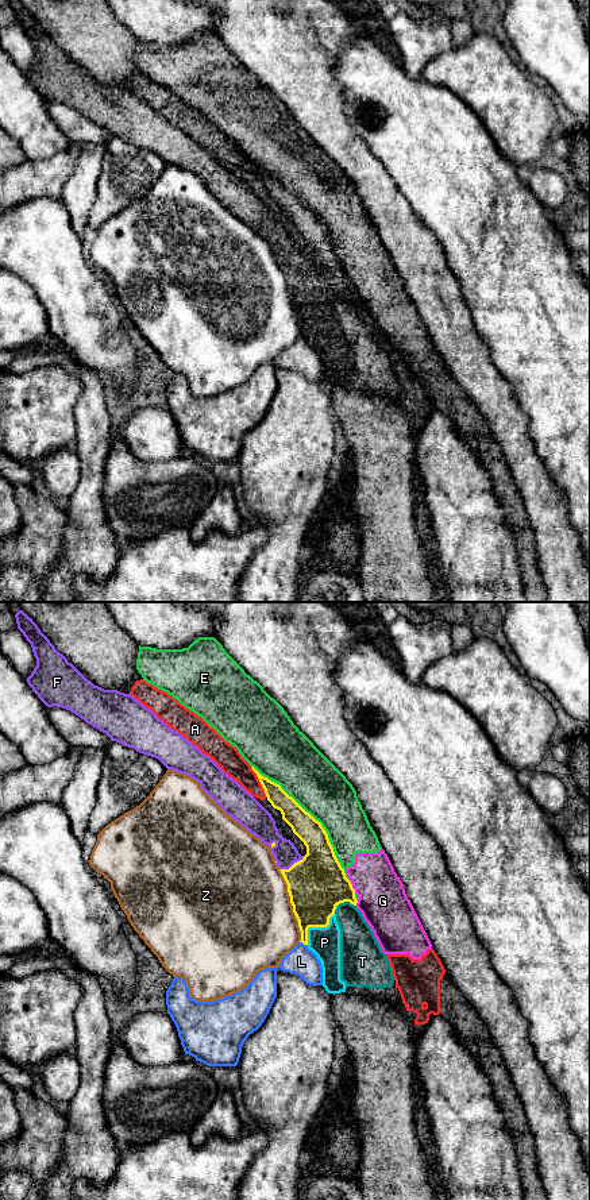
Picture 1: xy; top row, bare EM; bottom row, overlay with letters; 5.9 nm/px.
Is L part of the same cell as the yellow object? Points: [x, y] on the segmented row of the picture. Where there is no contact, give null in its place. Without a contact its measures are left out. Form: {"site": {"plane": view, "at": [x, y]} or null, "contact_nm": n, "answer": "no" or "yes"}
{"site": {"plane": "xy", "at": [303, 942]}, "contact_nm": 50, "answer": "no"}

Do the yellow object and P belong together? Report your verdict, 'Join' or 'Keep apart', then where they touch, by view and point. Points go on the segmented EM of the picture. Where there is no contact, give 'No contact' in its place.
Keep apart. Touches yellow at xy (315, 926)

